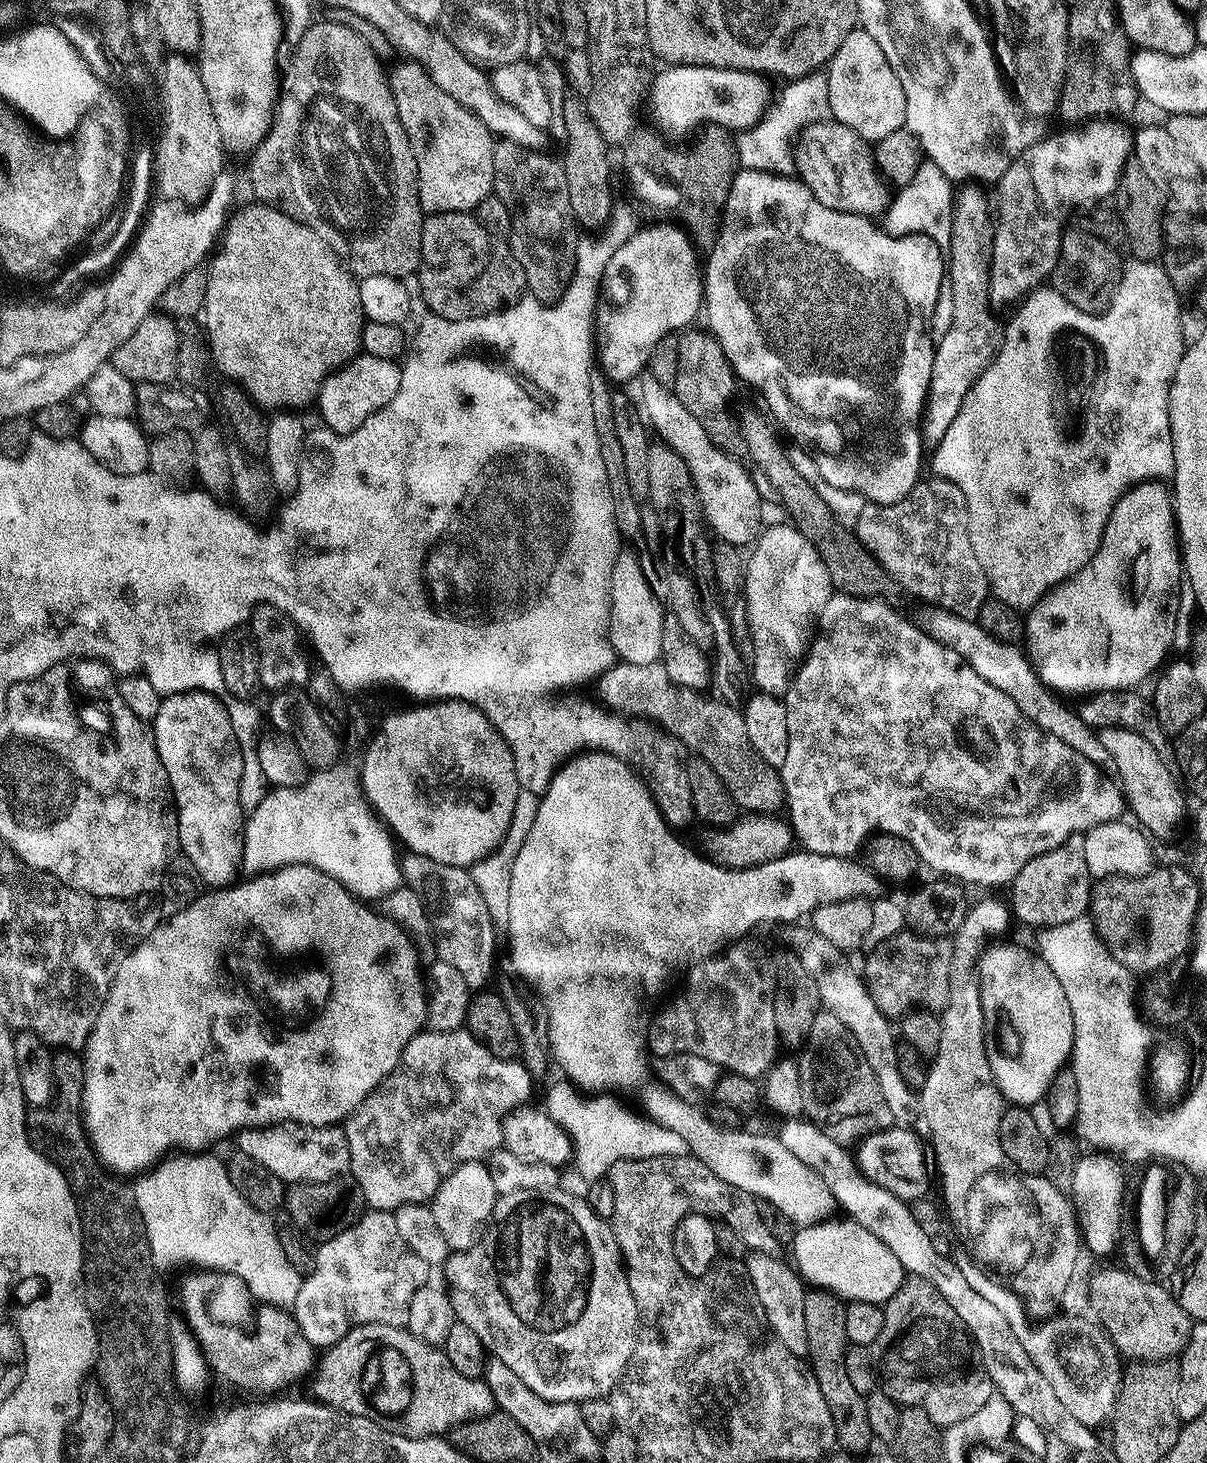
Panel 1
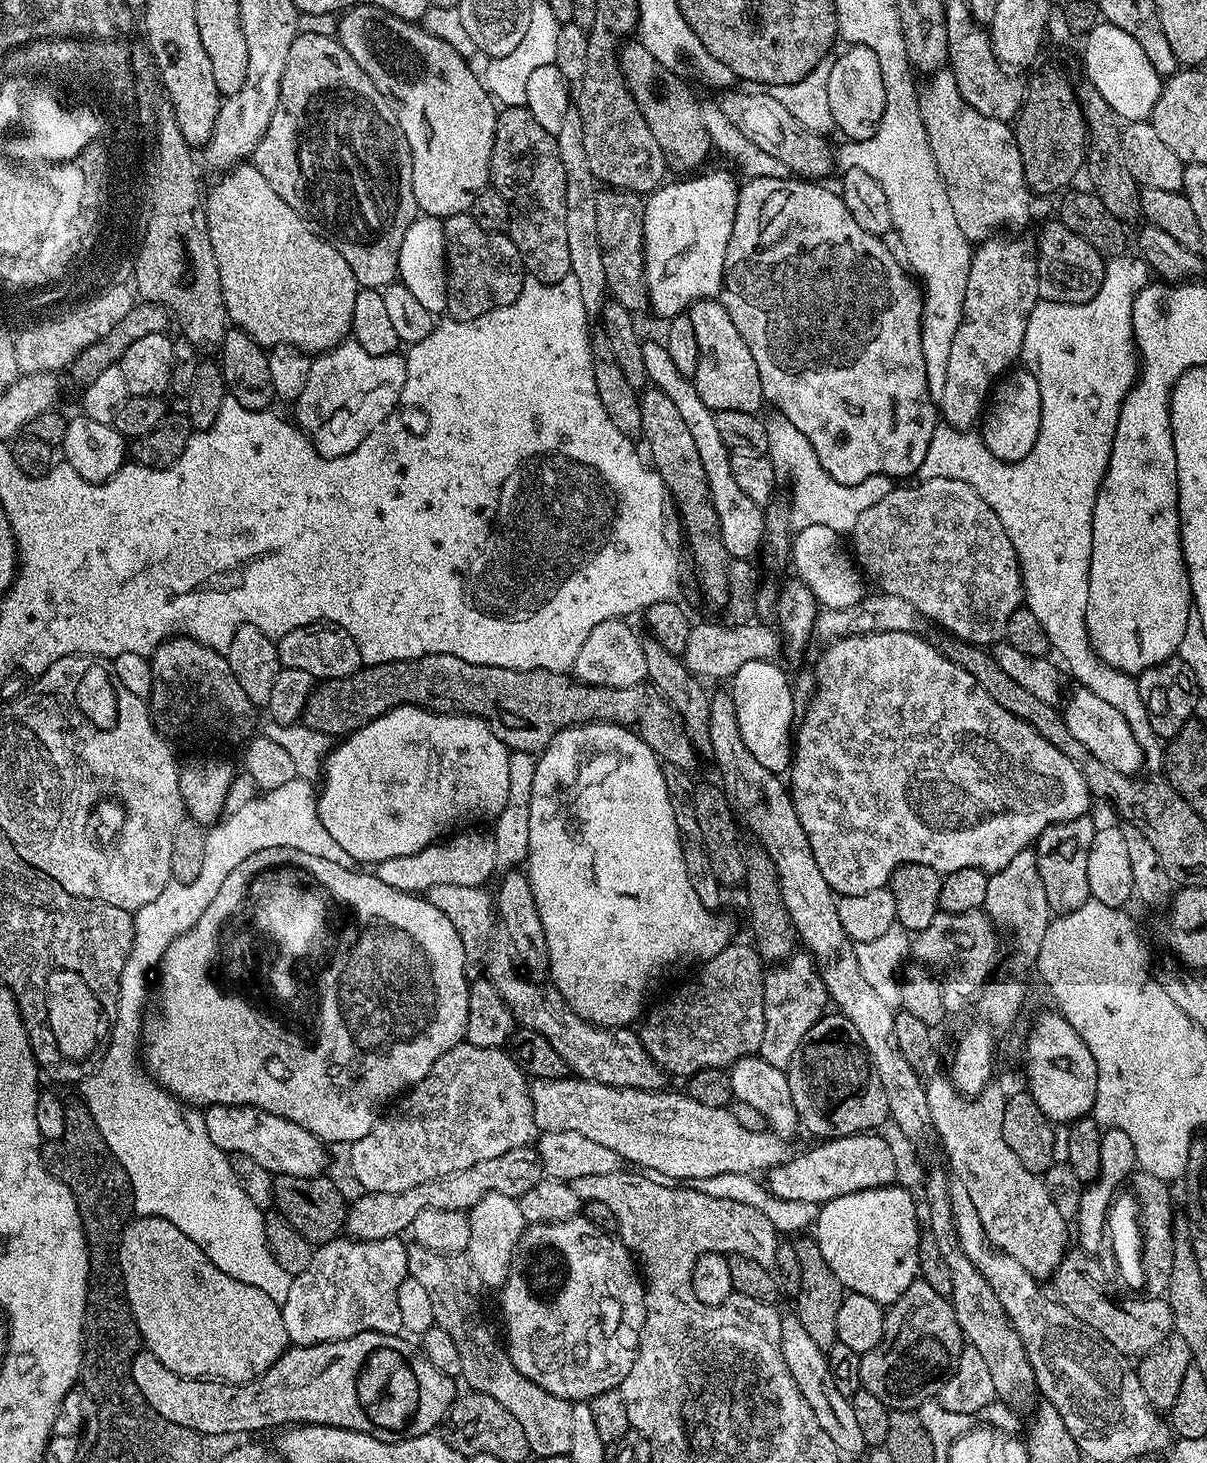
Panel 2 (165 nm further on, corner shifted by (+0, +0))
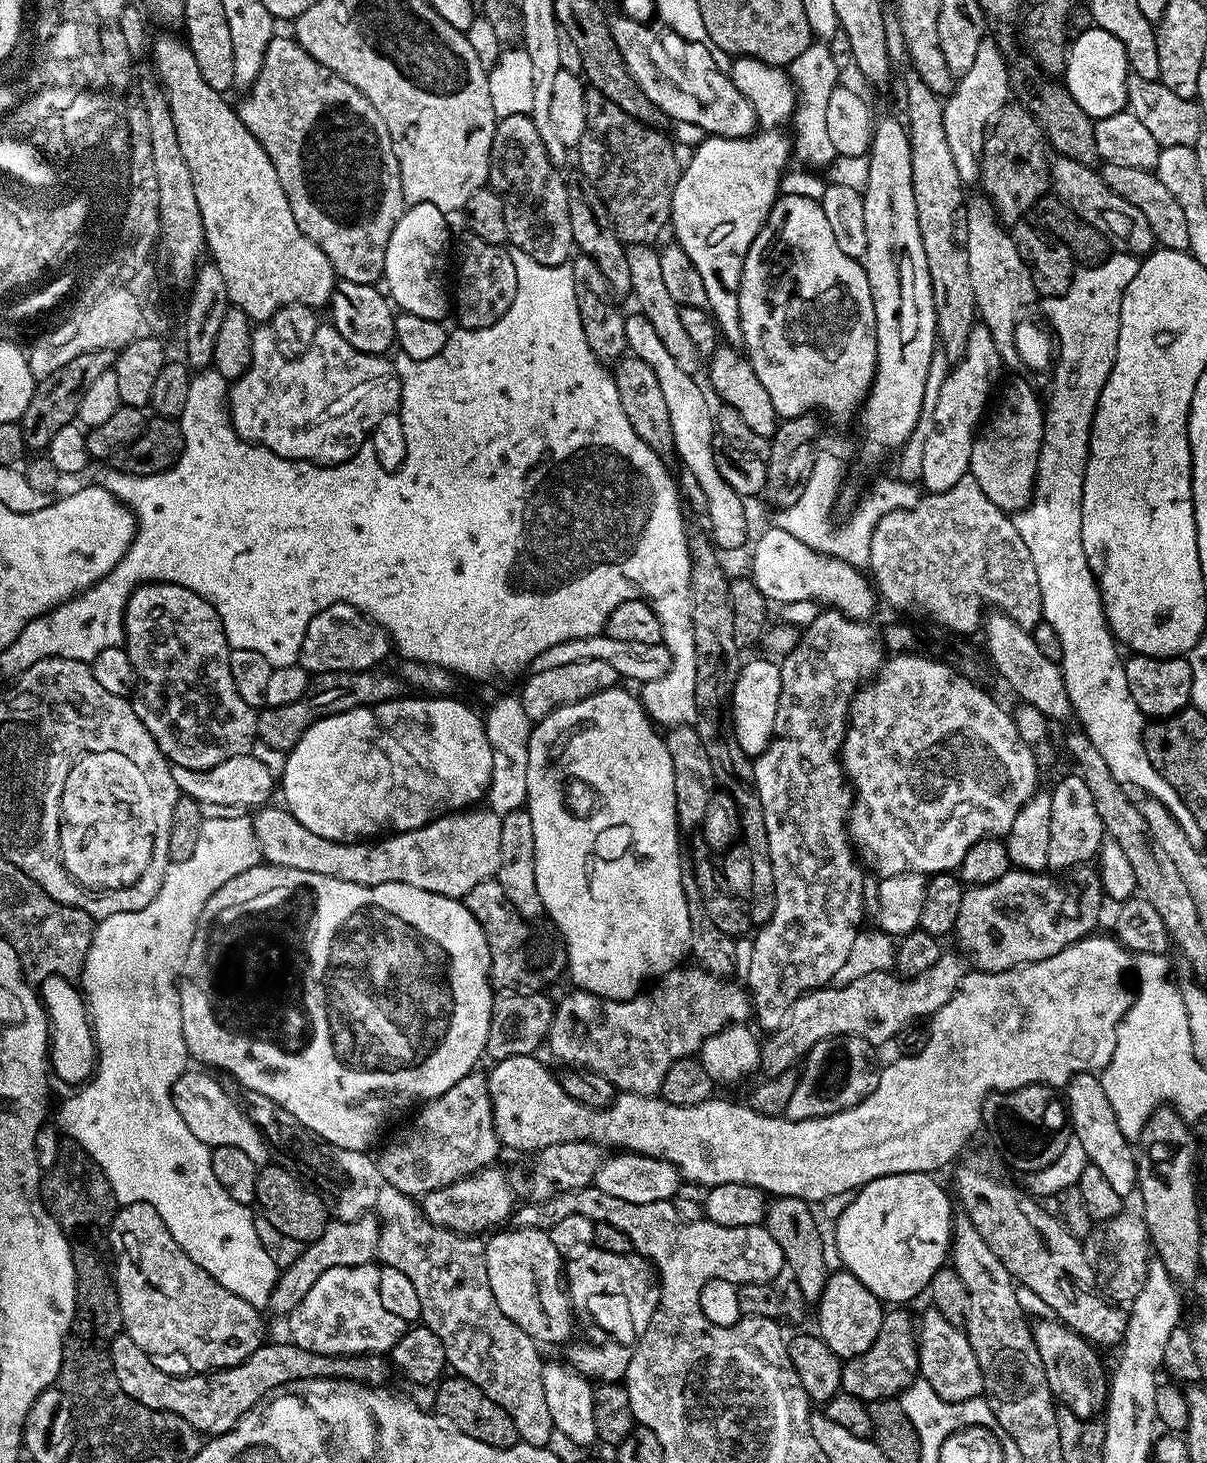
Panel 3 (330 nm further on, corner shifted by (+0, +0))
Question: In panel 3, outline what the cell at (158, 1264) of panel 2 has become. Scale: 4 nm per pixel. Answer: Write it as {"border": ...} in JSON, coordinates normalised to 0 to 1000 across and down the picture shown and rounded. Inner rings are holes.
{"border":[[[111,822],[97,825],[89,841],[89,849],[101,895],[102,913],[111,915],[114,920],[118,920],[123,927],[133,928],[147,924],[159,934],[157,936],[160,938],[168,939],[200,932],[220,918],[216,895],[207,893],[204,887],[197,887],[197,884],[187,882],[187,879],[171,871],[171,868],[167,868],[167,865],[164,865],[164,863],[161,863],[147,849],[144,849],[144,843],[138,841],[138,835],[131,833],[131,827],[128,827],[128,824]]]}

